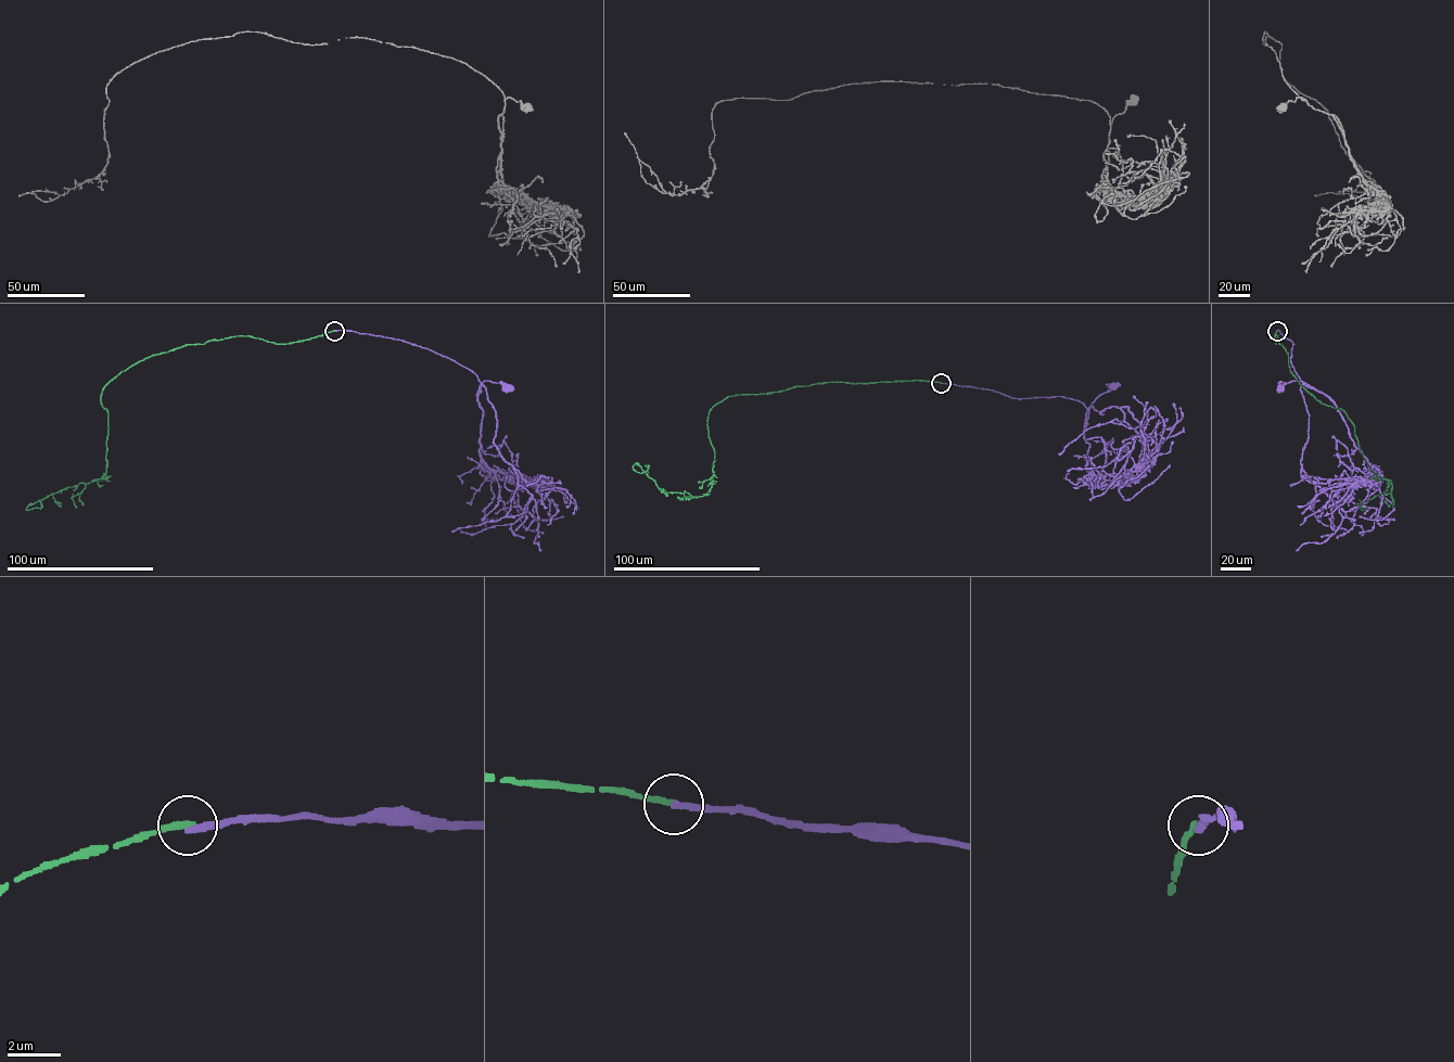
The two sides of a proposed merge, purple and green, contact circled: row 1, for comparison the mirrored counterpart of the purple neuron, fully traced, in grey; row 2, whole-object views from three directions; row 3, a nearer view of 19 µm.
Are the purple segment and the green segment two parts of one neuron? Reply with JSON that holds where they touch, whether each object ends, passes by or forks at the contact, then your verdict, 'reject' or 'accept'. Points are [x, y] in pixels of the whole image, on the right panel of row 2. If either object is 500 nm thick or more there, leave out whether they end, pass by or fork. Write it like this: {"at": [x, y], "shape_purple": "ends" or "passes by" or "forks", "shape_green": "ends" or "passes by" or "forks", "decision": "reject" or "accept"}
{"at": [1277, 331], "shape_purple": "ends", "shape_green": "ends", "decision": "reject"}

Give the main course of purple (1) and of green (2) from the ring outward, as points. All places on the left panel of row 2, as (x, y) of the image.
1: (334, 331), (400, 340), (431, 349), (472, 371), (481, 383), (479, 392), (485, 381), (504, 383), (507, 388)
2: (334, 331), (283, 344), (233, 336), (136, 363), (101, 396), (105, 477), (26, 510), (41, 508), (38, 500)

